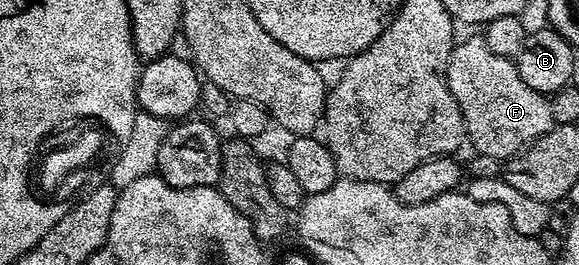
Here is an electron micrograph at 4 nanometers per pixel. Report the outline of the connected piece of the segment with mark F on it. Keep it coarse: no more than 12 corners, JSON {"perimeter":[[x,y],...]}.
{"perimeter":[[482,35],[447,85],[466,139],[500,162],[556,127],[550,99]]}

